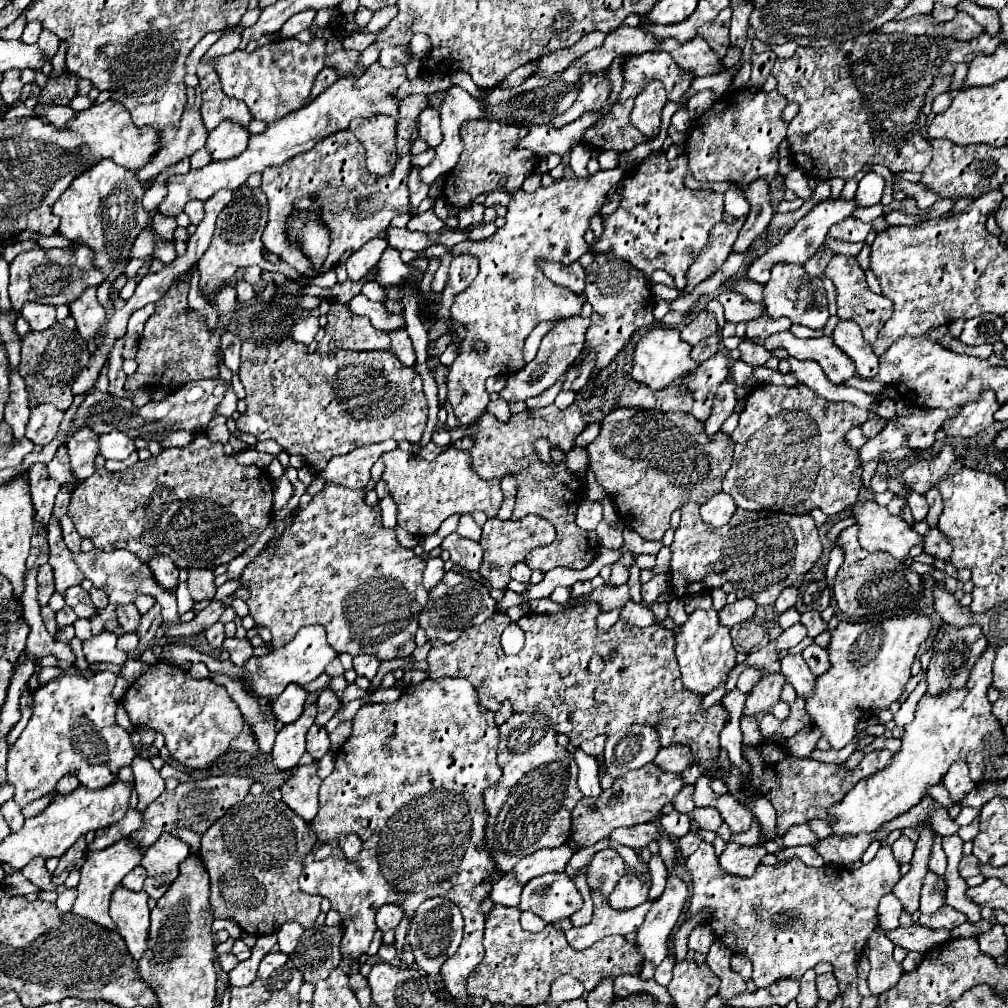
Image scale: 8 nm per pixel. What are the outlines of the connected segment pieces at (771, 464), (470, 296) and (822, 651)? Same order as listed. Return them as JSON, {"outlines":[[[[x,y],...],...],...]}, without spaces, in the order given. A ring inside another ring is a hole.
{"outlines":[[[[761,384],[745,400],[745,408],[739,418],[739,426],[731,434],[735,442],[733,464],[723,480],[723,492],[735,498],[735,504],[743,510],[773,510],[787,514],[809,514],[813,508],[821,508],[825,514],[835,516],[847,510],[859,494],[861,484],[851,484],[851,474],[857,464],[857,452],[847,444],[845,434],[861,426],[869,412],[855,408],[847,402],[829,402],[817,396],[805,384],[795,388]]],[[[599,170],[587,178],[561,178],[549,188],[539,188],[533,194],[519,190],[507,204],[507,224],[487,240],[461,242],[453,246],[453,254],[475,254],[479,258],[479,274],[475,282],[455,296],[451,320],[463,322],[467,338],[459,346],[459,356],[449,372],[449,400],[461,426],[473,424],[489,403],[485,380],[489,376],[511,376],[525,366],[523,344],[531,330],[543,320],[559,320],[581,314],[585,304],[569,288],[553,284],[537,266],[541,258],[559,260],[563,264],[577,262],[587,252],[585,232],[589,220],[601,210],[607,192],[621,180],[621,170]],[[483,340],[487,352],[477,354],[473,342]]],[[[811,644],[801,652],[801,656],[803,656],[803,660],[807,662],[807,666],[811,668],[813,674],[821,676],[829,670],[829,652],[827,652],[827,648]]]]}

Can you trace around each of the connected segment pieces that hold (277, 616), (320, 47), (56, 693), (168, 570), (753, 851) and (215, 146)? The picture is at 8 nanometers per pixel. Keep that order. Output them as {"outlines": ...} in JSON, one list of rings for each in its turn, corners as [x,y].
{"outlines":[[[[325,486],[325,490],[321,490],[319,494],[313,496],[313,500],[309,502],[307,508],[297,510],[297,514],[293,516],[289,528],[285,528],[285,532],[277,538],[277,548],[267,548],[265,552],[261,552],[241,574],[245,588],[249,590],[251,598],[249,598],[249,614],[255,620],[257,626],[265,626],[271,630],[273,634],[273,648],[281,648],[285,646],[289,640],[293,640],[293,636],[309,624],[321,624],[327,630],[327,642],[333,646],[333,650],[337,654],[369,654],[375,656],[379,660],[393,660],[393,658],[407,658],[413,654],[415,650],[415,632],[417,632],[417,616],[421,614],[421,608],[427,604],[427,590],[421,584],[423,578],[423,570],[425,570],[425,560],[419,558],[413,550],[407,550],[399,544],[397,540],[397,532],[389,530],[381,524],[381,508],[379,504],[375,506],[367,506],[365,502],[365,490],[349,490],[349,488],[341,488],[341,486]]],[[[289,38],[269,42],[265,46],[255,48],[253,52],[235,50],[227,56],[217,56],[217,74],[223,84],[223,92],[237,100],[243,100],[255,120],[265,124],[287,116],[289,112],[299,110],[317,78],[317,74],[325,66],[325,40],[315,38],[307,44]]],[[[109,670],[91,678],[67,674],[35,690],[33,718],[9,748],[7,760],[7,782],[15,786],[19,806],[49,794],[67,774],[77,776],[85,788],[105,788],[117,780],[123,766],[131,764],[135,758],[131,736],[115,724],[117,702],[111,696],[115,680],[117,676]]],[[[155,556],[149,562],[149,568],[153,572],[153,580],[157,580],[157,584],[161,584],[165,590],[177,590],[179,586],[179,570],[175,568],[173,560],[169,560],[169,556]]],[[[727,844],[727,850],[719,856],[719,864],[723,870],[735,874],[735,876],[753,876],[761,860],[767,856],[767,850],[763,844],[755,846],[741,846],[741,844]]],[[[223,120],[215,130],[209,132],[207,150],[211,152],[213,160],[229,160],[247,148],[247,140],[247,128],[241,128],[241,124],[235,120]]]]}

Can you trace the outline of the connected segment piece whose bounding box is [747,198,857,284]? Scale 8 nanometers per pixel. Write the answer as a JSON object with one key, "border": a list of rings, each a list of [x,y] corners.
{"border":[[[829,198],[829,200],[819,202],[805,218],[801,218],[801,220],[797,222],[797,226],[795,226],[793,230],[789,230],[789,232],[783,236],[783,240],[779,242],[777,248],[771,248],[767,254],[763,254],[761,258],[757,258],[757,260],[749,266],[747,278],[753,280],[753,282],[757,282],[757,284],[765,284],[765,282],[769,280],[769,270],[771,270],[773,264],[777,264],[777,262],[797,262],[797,264],[805,264],[805,260],[809,260],[809,256],[813,256],[813,252],[819,250],[819,246],[823,244],[825,234],[829,232],[829,228],[831,228],[833,224],[845,220],[847,216],[851,216],[851,212],[853,212],[855,208],[857,208],[857,206],[855,206],[855,200],[845,202],[845,200],[841,200],[841,198],[837,198],[837,200],[831,200],[831,198]]]}

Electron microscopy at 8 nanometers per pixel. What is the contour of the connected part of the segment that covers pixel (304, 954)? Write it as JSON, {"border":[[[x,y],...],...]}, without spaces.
{"border":[[[313,926],[301,936],[291,960],[305,982],[315,984],[327,978],[341,962],[339,942],[343,930],[339,926]]]}

